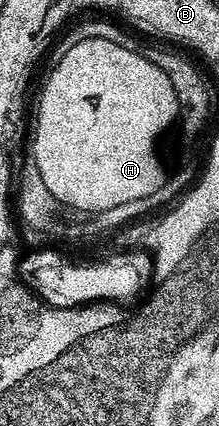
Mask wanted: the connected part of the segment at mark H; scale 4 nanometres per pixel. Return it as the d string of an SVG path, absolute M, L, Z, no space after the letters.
M92 38L91 40L79 40L79 44L65 46L65 55L53 66L53 71L49 74L49 79L45 82L45 87L41 90L41 99L37 102L37 127L33 130L33 150L31 156L35 164L39 164L39 176L43 176L43 184L47 184L47 189L51 196L57 198L62 207L70 206L73 210L93 210L100 212L110 210L119 204L126 204L127 201L139 200L140 197L148 196L155 192L157 188L164 184L167 177L167 170L161 167L161 158L157 155L157 137L168 128L174 125L178 117L177 100L172 82L151 60L147 60L133 46L123 48L119 44L111 44L111 40L102 38Z

